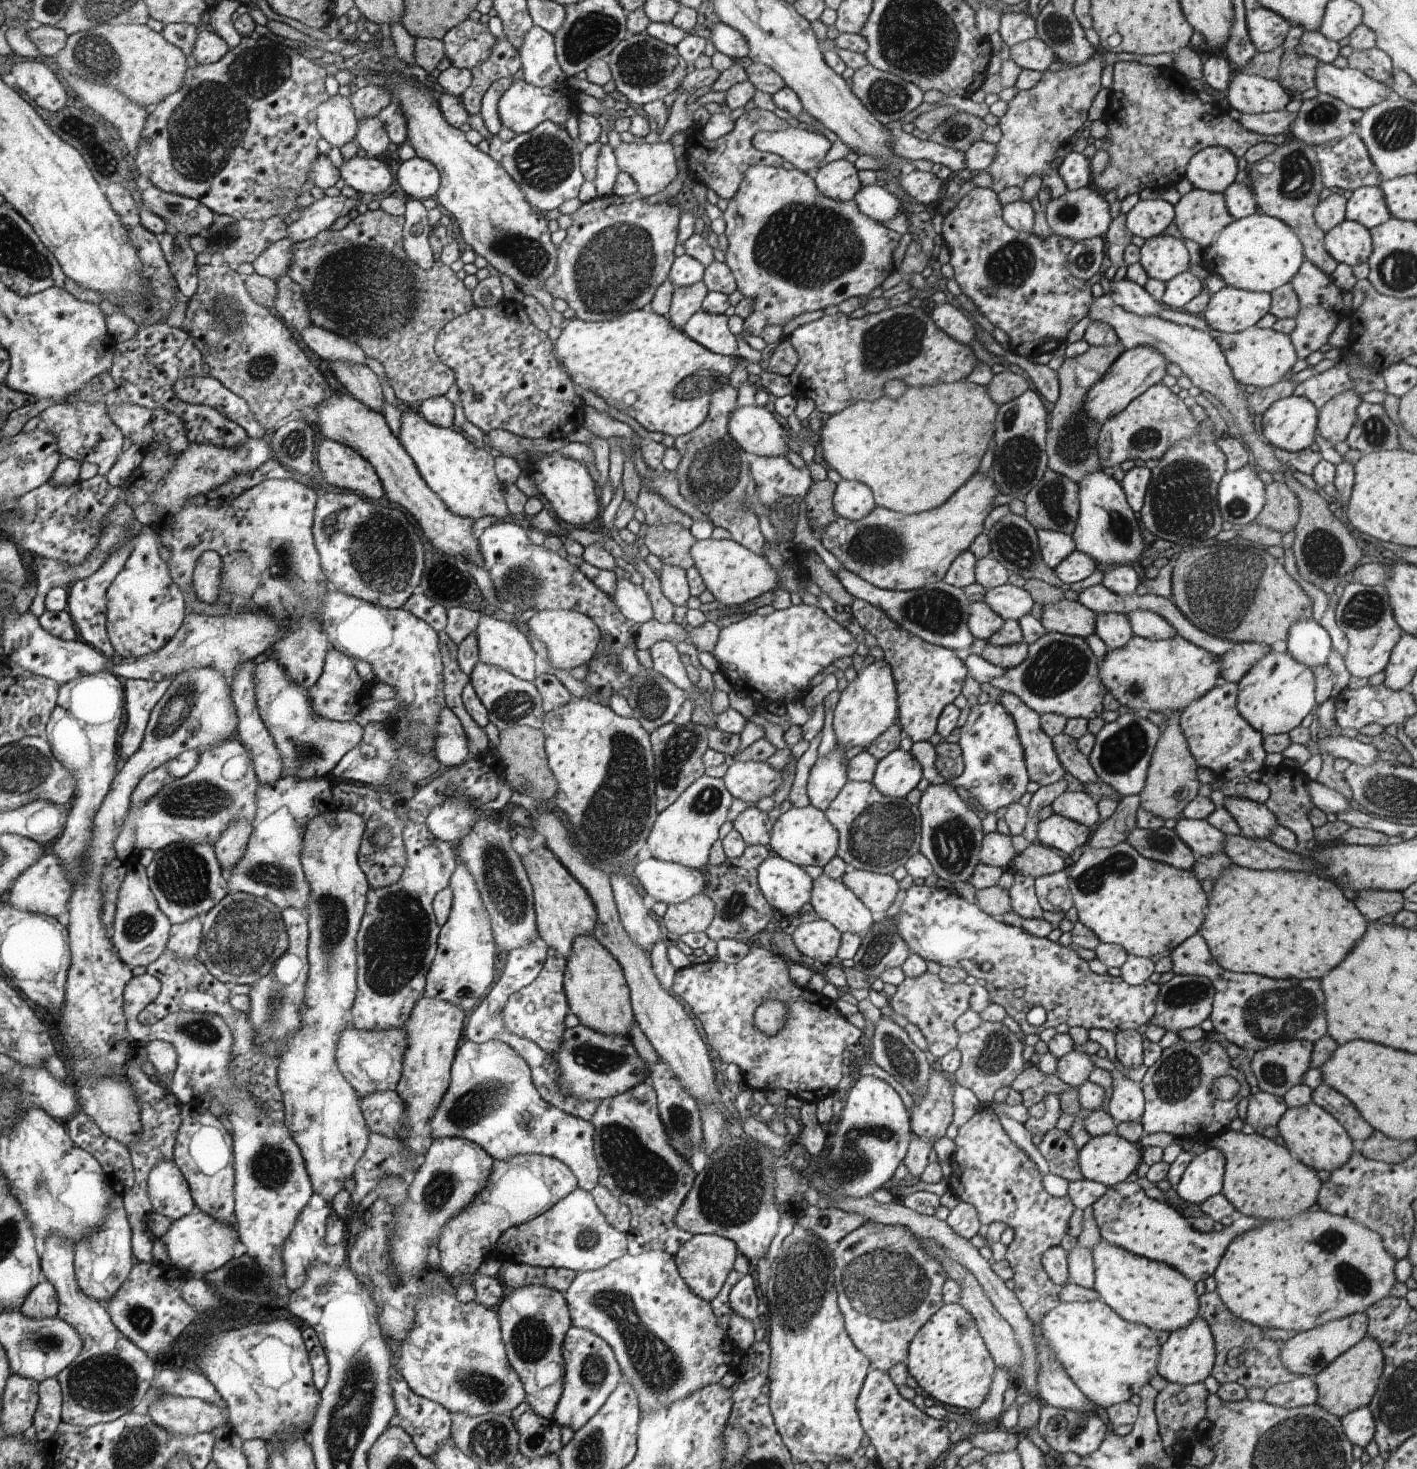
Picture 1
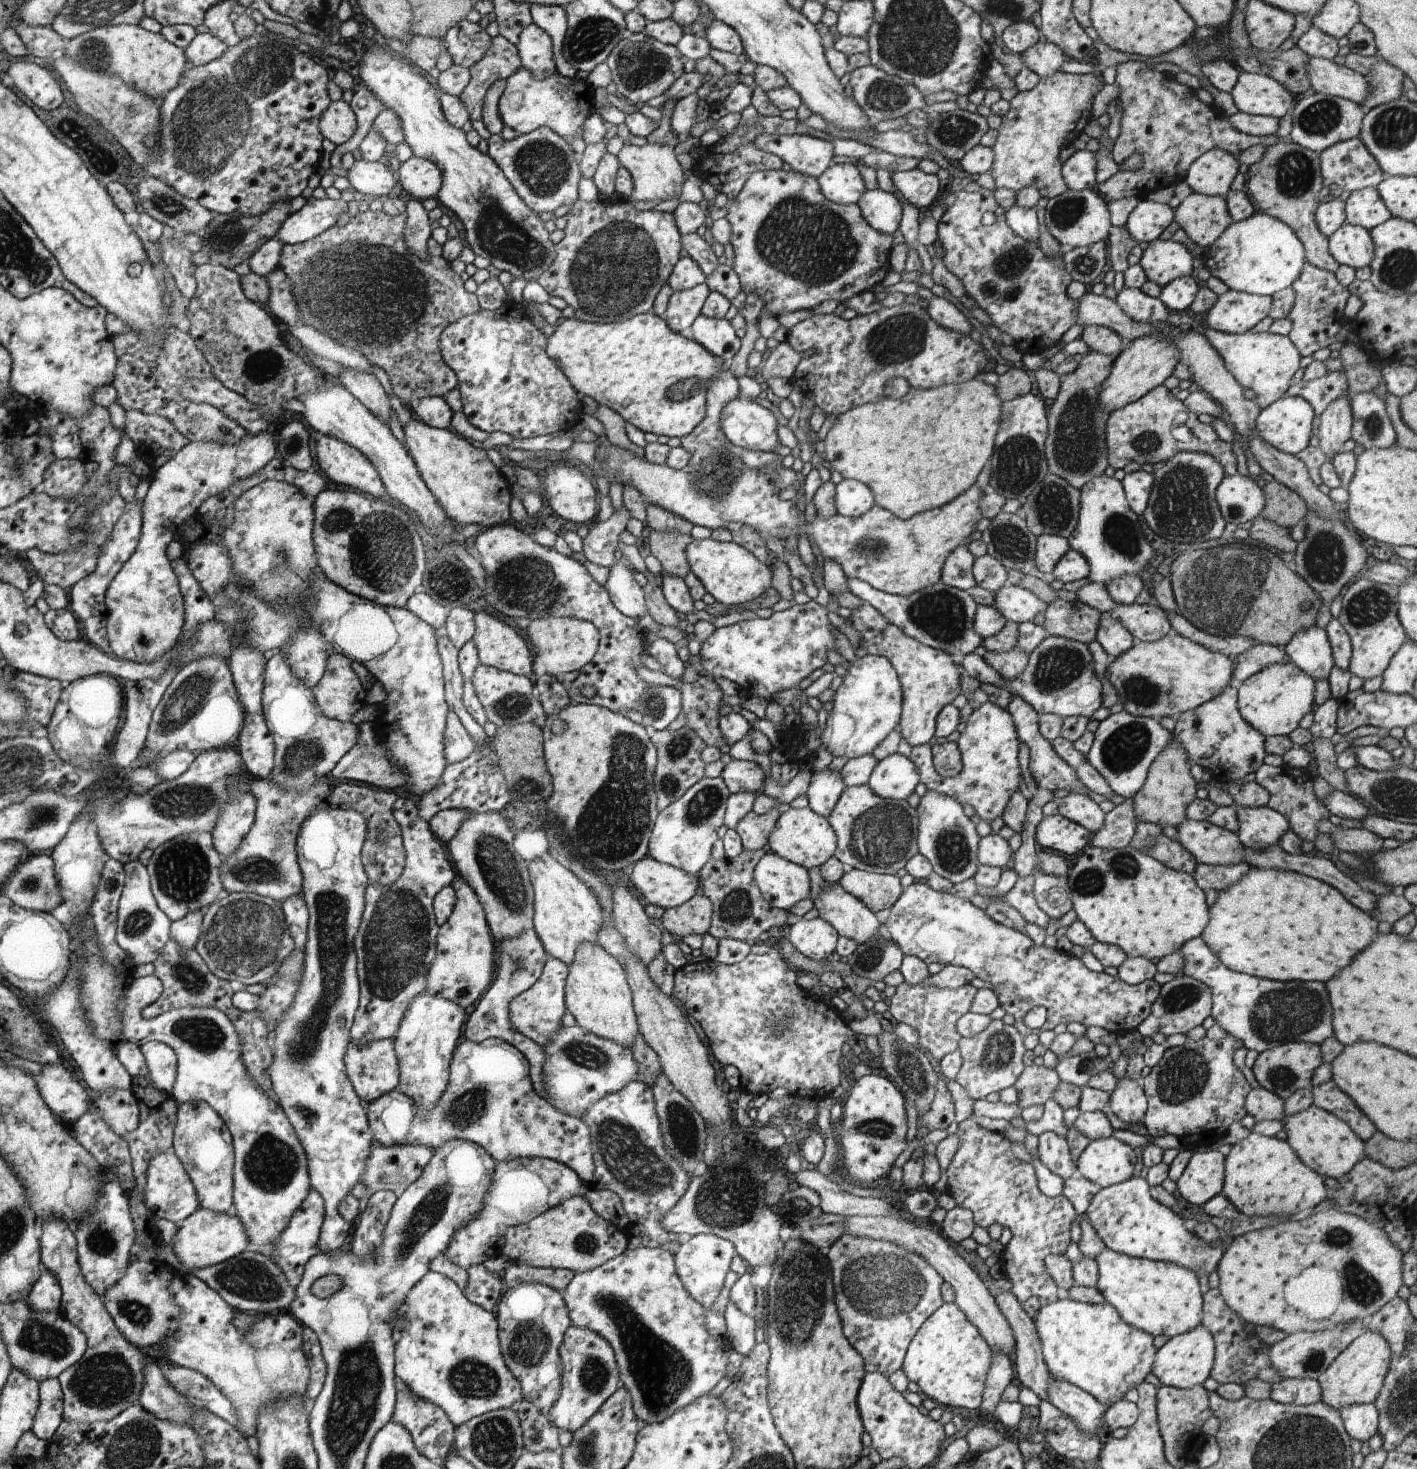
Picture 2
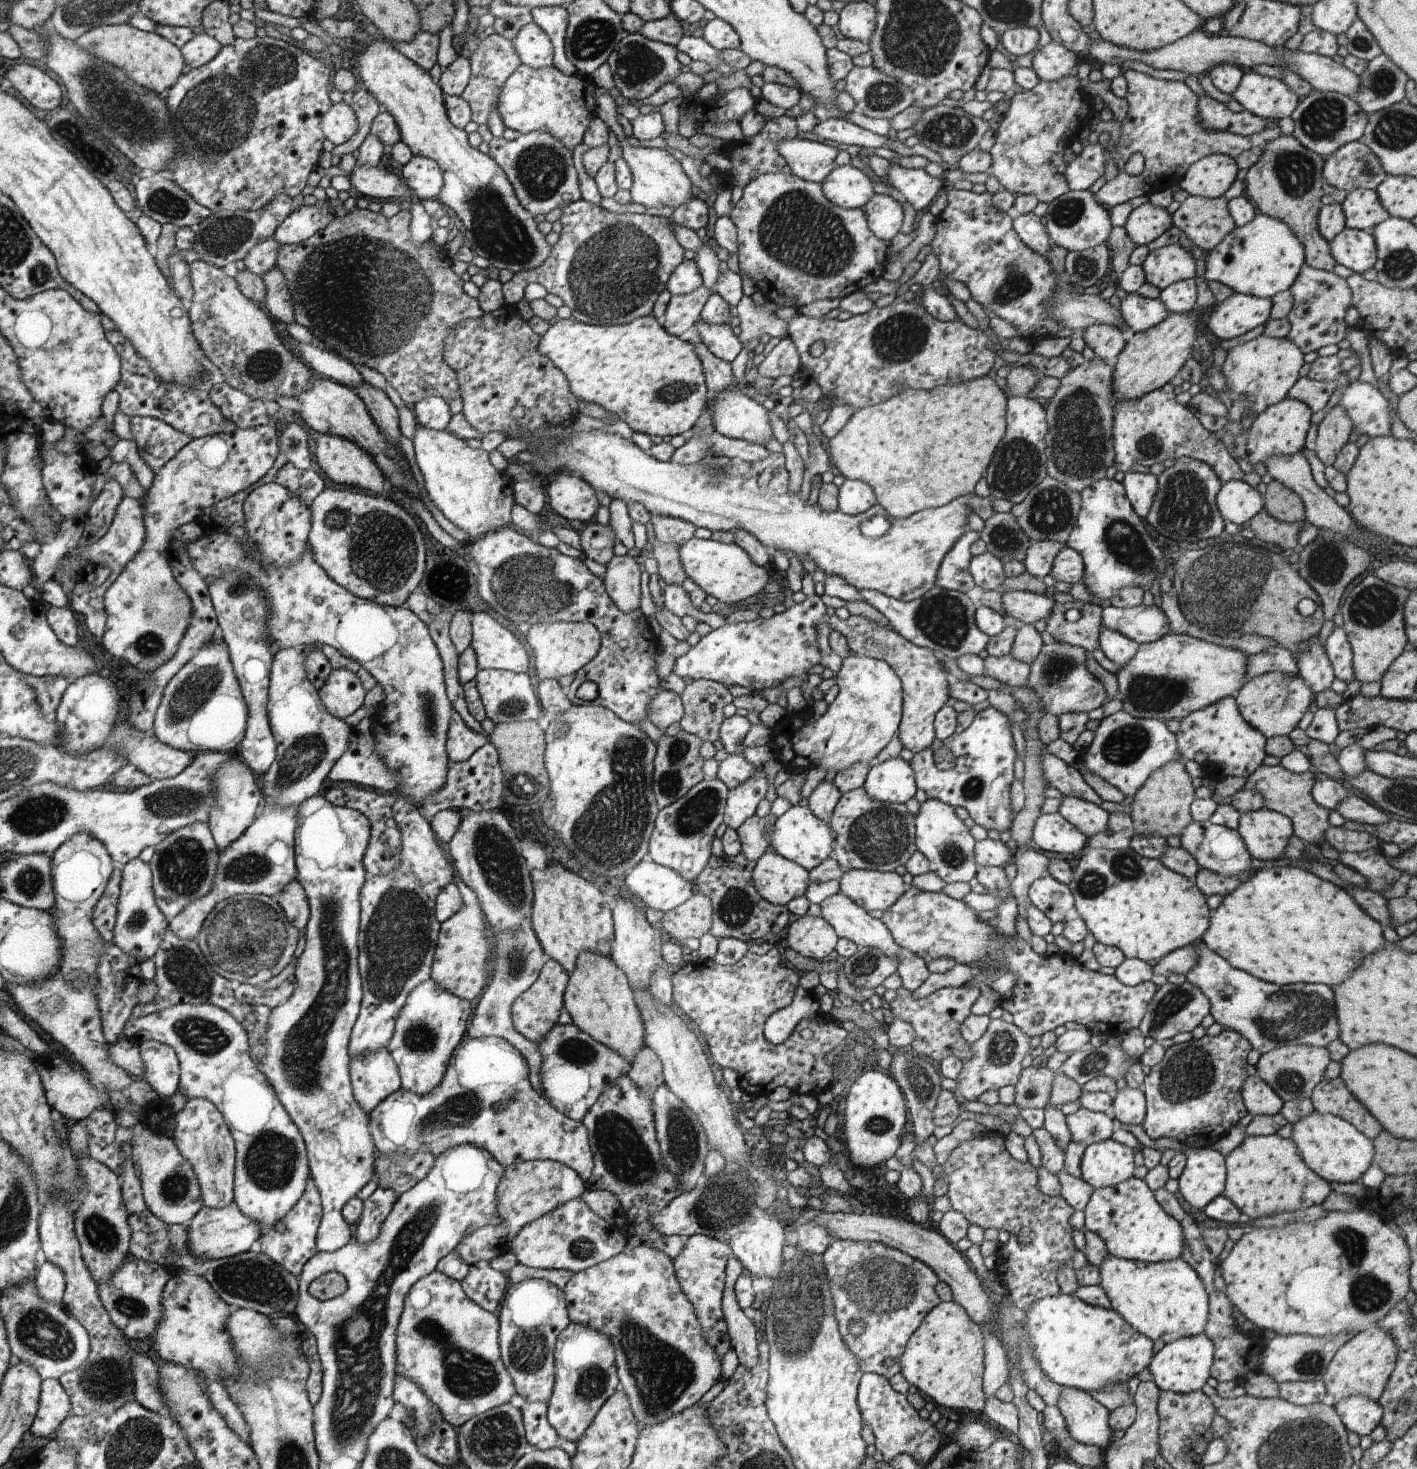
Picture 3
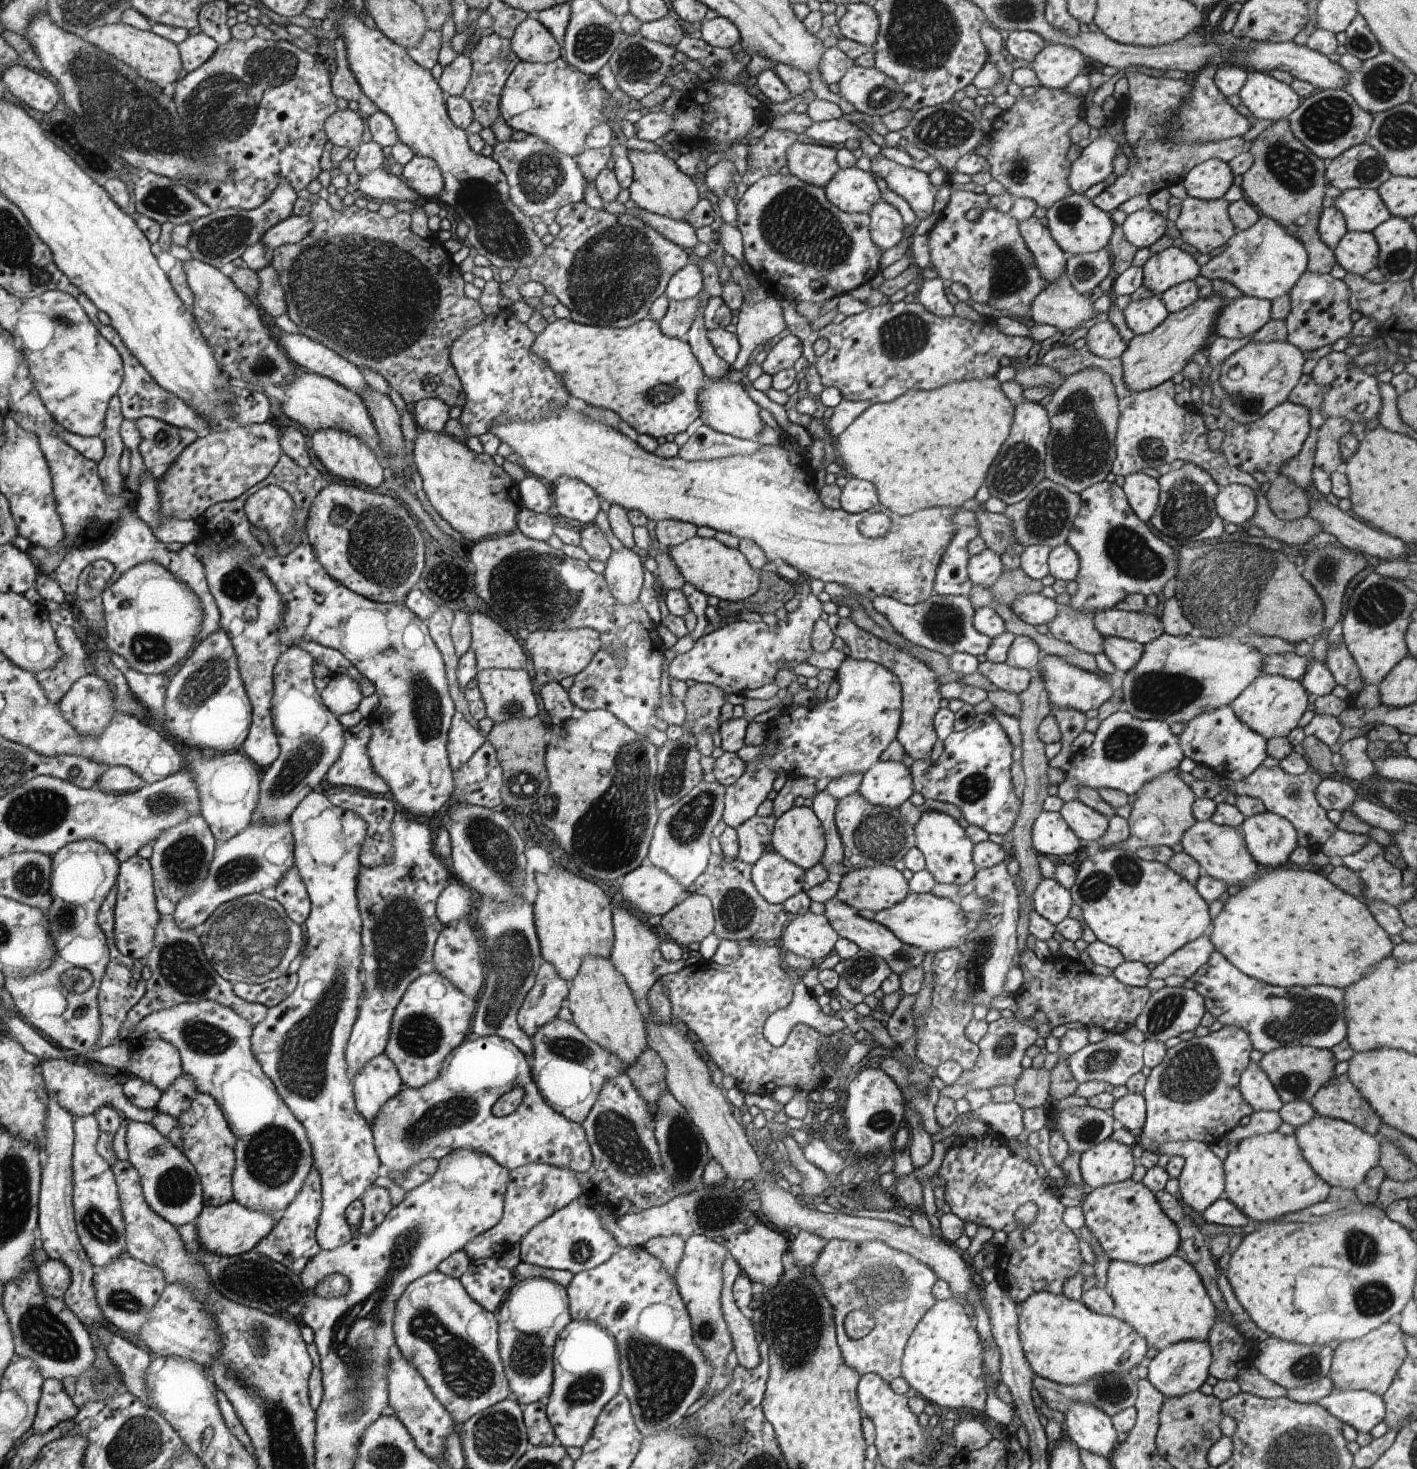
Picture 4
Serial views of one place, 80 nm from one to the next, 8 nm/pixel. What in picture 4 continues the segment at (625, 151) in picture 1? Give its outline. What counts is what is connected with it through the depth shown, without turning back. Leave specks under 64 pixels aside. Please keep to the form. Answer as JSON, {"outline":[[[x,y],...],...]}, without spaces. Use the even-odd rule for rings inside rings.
{"outline":[[[629,150],[628,158],[633,166],[633,181],[630,185],[630,206],[656,213],[668,218],[686,221],[698,202],[698,190],[692,178],[688,178],[675,160],[670,160],[666,153]]]}

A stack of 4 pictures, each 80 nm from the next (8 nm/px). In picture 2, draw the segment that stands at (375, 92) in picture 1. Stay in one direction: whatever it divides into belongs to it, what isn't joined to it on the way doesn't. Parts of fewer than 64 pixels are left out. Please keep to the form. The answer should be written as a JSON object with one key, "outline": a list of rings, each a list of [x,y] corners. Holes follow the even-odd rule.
{"outline":[[[362,85],[358,87],[350,100],[350,109],[356,117],[356,134],[344,145],[337,146],[330,157],[331,168],[344,168],[343,156],[344,153],[353,151],[359,148],[361,140],[366,136],[366,133],[373,126],[375,118],[381,113],[385,106],[385,102],[372,90]]]}

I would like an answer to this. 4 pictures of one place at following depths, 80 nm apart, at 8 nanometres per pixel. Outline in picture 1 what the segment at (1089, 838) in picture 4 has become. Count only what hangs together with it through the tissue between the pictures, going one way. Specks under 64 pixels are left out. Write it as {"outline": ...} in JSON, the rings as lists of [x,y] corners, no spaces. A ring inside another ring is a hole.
{"outline":[[[1064,791],[1051,806],[1054,814],[1081,822],[1090,828],[1099,824],[1098,803],[1086,791]]]}

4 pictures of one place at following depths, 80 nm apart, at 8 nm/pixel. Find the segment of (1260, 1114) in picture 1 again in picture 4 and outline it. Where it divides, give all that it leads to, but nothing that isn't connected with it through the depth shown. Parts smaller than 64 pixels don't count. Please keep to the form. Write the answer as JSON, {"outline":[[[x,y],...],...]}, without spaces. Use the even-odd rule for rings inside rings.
{"outline":[[[1249,1063],[1241,1074],[1239,1091],[1255,1111],[1279,1111],[1282,1099],[1259,1063]]]}

